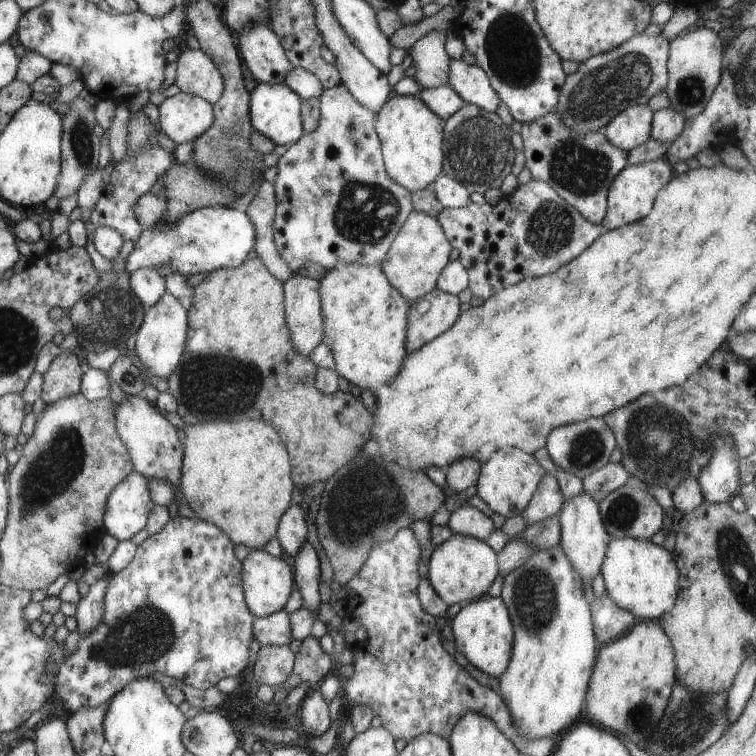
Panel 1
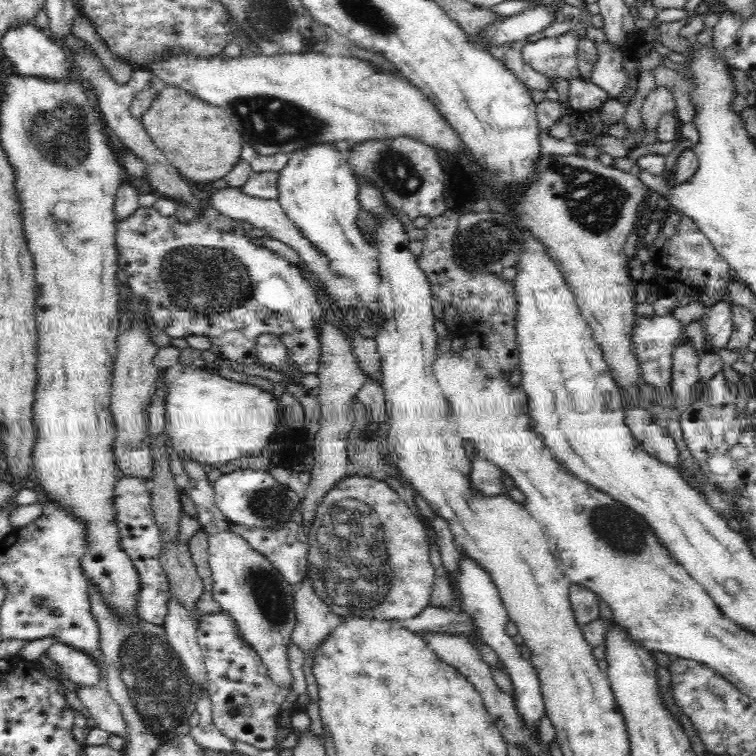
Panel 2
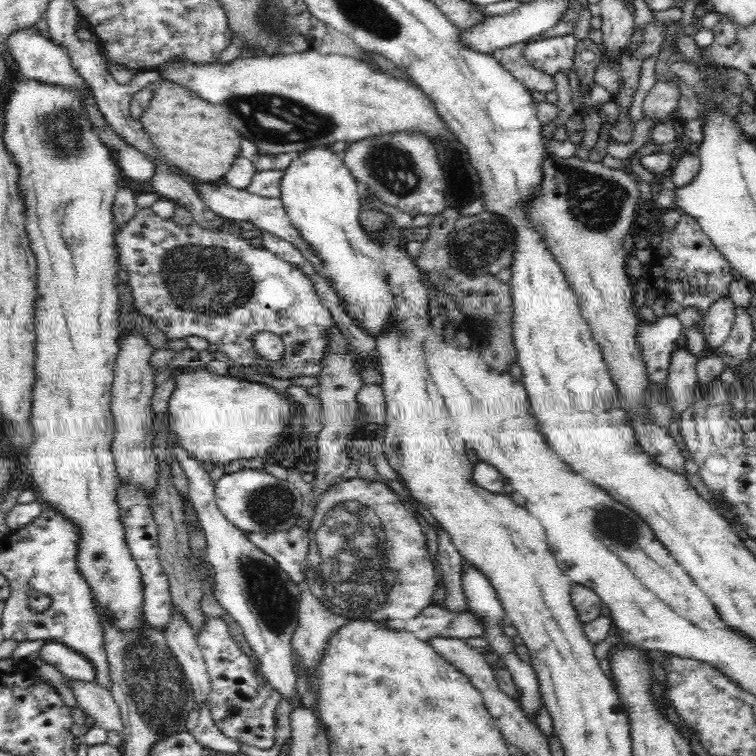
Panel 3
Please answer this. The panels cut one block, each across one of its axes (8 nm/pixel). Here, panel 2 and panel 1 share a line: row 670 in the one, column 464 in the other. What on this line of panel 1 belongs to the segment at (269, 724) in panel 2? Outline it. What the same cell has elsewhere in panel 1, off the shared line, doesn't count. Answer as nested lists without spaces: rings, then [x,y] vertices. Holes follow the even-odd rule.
[[[534,177],[525,184],[518,185],[513,194],[501,197],[494,206],[487,202],[481,205],[469,202],[466,206],[455,209],[443,208],[436,219],[443,225],[452,248],[460,251],[458,260],[470,273],[469,287],[472,294],[485,300],[528,277],[541,277],[558,270],[578,254],[582,255],[605,231],[601,225],[586,220],[579,209],[568,204],[546,181]]]

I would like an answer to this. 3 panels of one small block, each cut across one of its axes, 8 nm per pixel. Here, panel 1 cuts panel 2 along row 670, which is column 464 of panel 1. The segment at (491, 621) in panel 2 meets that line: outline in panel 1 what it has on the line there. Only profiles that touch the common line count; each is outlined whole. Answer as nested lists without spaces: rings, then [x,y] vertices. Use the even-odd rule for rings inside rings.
[[[469,504],[461,506],[452,512],[447,526],[454,533],[483,541],[494,532],[492,520],[484,512],[480,512],[478,507],[471,507]]]

